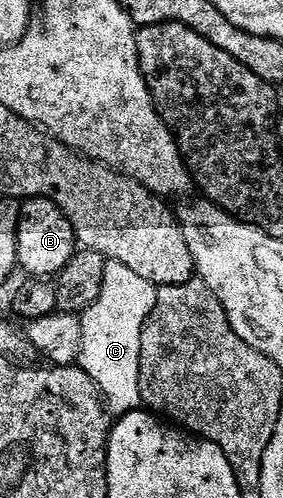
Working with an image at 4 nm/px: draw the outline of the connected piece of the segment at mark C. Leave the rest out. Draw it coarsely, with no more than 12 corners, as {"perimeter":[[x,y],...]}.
{"perimeter":[[106,260],[75,363],[119,413],[141,405],[156,284]]}

